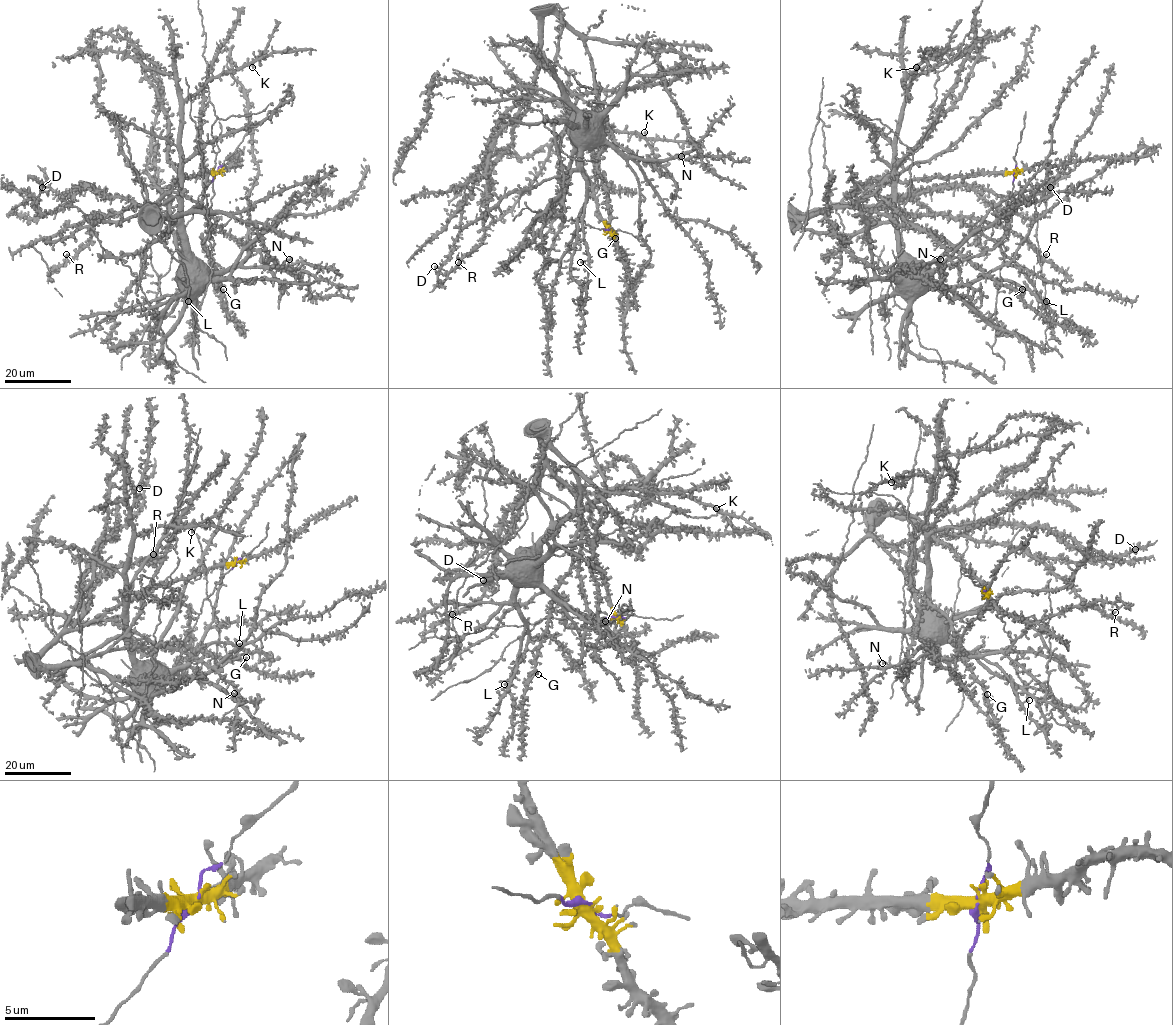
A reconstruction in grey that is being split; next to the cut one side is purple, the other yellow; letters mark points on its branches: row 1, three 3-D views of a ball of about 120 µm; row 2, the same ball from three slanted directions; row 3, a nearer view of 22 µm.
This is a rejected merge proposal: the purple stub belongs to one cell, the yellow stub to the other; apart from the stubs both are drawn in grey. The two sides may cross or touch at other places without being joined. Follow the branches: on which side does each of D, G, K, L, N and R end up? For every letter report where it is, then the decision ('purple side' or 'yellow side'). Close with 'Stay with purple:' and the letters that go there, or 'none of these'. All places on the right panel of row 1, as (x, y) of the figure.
D: (1050, 187) | yellow side
G: (1022, 289) | yellow side
K: (916, 67) | purple side
L: (1046, 301) | purple side
N: (940, 259) | purple side
R: (1046, 254) | yellow side
Stay with purple: K, L, N

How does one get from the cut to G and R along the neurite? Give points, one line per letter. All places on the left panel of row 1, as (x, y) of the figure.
G: (217, 173), (182, 178), (149, 208), (154, 217), (202, 209), (211, 228), (205, 248), (221, 294), (223, 289)
R: (217, 173), (182, 178), (151, 204), (130, 205), (117, 213), (96, 215), (91, 239), (71, 258), (66, 254)

